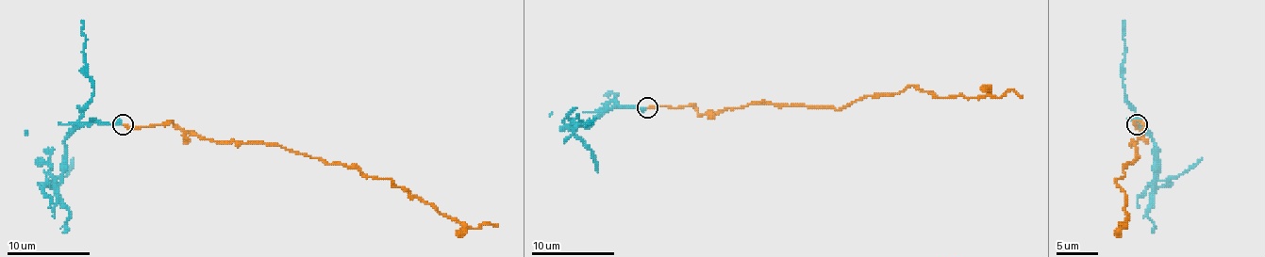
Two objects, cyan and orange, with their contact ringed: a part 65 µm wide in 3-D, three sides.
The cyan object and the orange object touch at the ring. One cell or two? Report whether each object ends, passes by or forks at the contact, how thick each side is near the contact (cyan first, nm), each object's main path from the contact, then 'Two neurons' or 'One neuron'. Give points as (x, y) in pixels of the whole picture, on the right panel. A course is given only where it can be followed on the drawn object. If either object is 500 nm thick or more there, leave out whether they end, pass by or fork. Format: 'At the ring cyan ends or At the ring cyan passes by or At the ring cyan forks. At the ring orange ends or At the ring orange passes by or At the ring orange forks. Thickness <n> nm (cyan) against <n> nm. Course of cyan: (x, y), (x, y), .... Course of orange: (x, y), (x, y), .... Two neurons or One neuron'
At the ring cyan ends. At the ring orange ends. Thickness 360 nm (cyan) against 180 nm. Course of cyan: (1137, 124), (1154, 141), (1156, 181), (1154, 176), (1164, 181), (1176, 178), (1202, 157). Course of orange: (1137, 124), (1143, 129), (1133, 141), (1140, 157), (1114, 178), (1126, 195), (1126, 228), (1119, 224), (1126, 226). Two neurons

